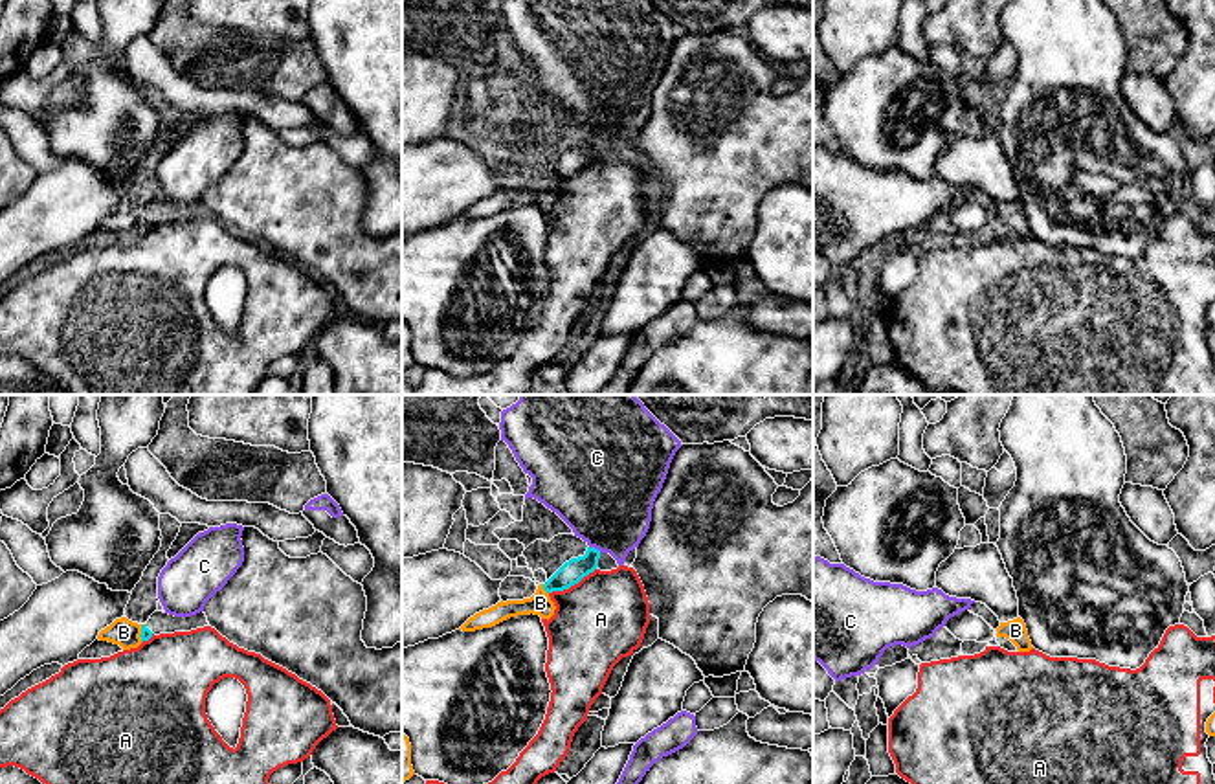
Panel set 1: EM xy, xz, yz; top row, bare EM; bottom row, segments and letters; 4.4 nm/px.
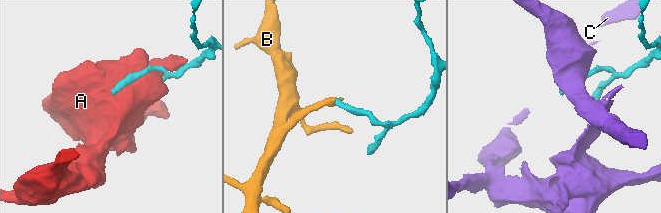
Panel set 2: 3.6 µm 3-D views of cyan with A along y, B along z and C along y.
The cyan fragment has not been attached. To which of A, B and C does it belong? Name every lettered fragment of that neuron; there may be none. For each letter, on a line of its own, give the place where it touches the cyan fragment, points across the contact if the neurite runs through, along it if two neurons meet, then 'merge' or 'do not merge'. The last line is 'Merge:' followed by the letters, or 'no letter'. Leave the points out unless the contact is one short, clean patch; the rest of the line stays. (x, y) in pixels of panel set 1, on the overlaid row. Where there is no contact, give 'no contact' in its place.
A: xz (571, 584) | do not merge
B: xz (544, 588) | across xz (575, 570), (544, 588), (540, 603) | merge
C: xz (593, 548) | do not merge
Merge: B

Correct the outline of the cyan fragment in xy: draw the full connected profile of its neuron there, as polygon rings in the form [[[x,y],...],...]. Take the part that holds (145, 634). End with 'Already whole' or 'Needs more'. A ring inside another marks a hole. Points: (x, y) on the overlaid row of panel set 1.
[[[127,617],[116,619],[110,626],[99,632],[99,641],[119,644],[123,650],[138,648],[143,641],[149,641],[152,632],[147,624],[138,624]]]. Needs more

